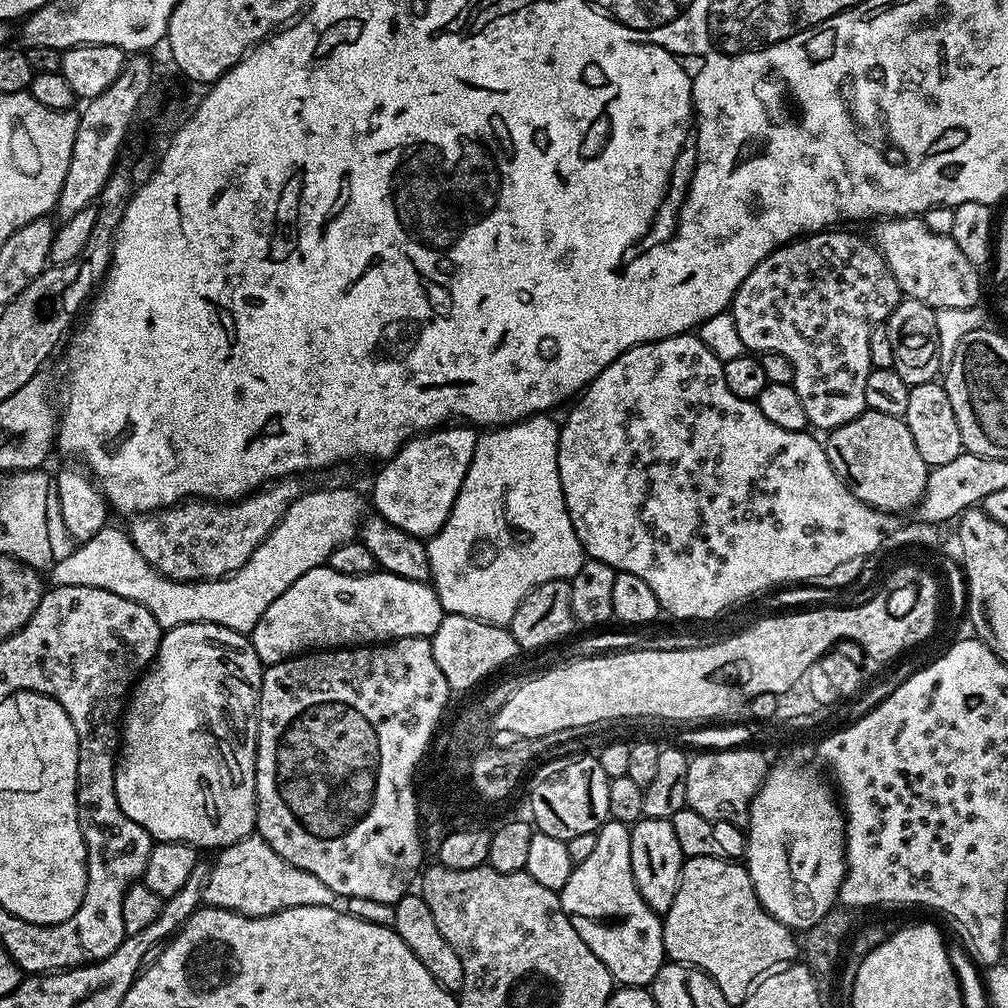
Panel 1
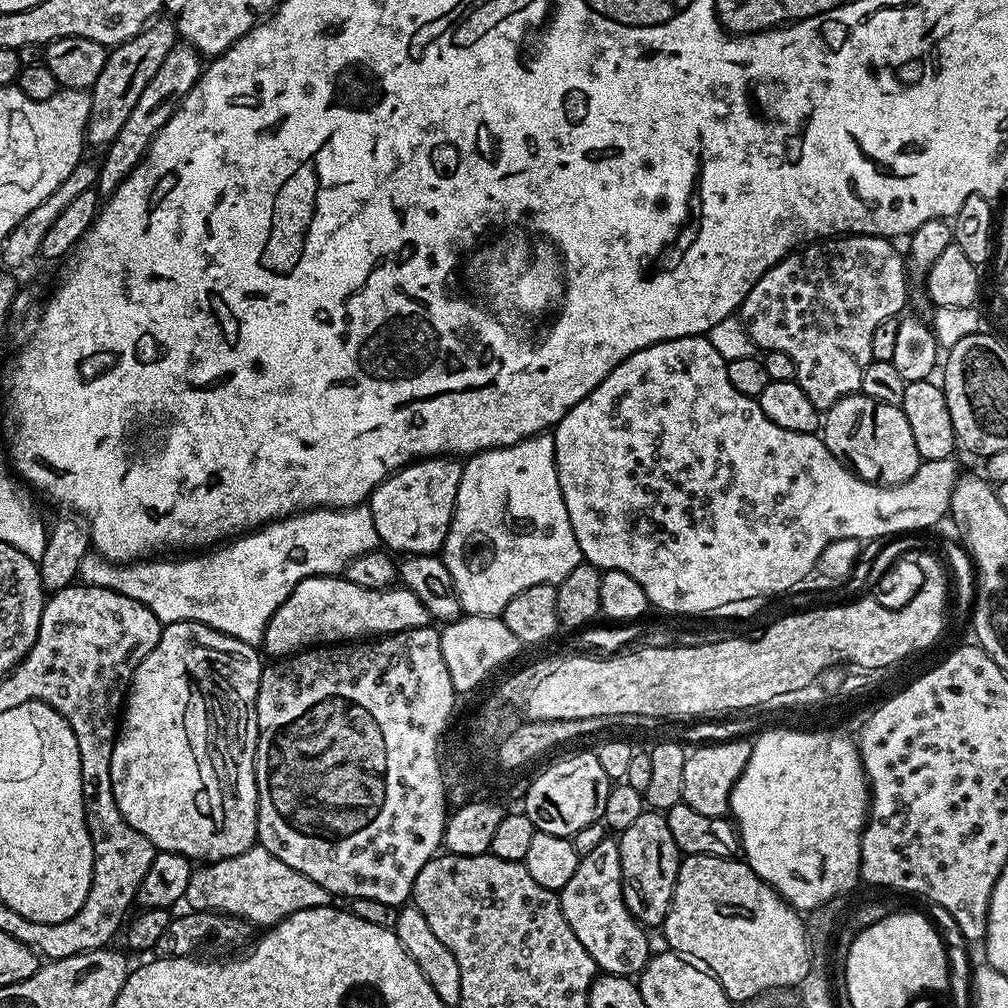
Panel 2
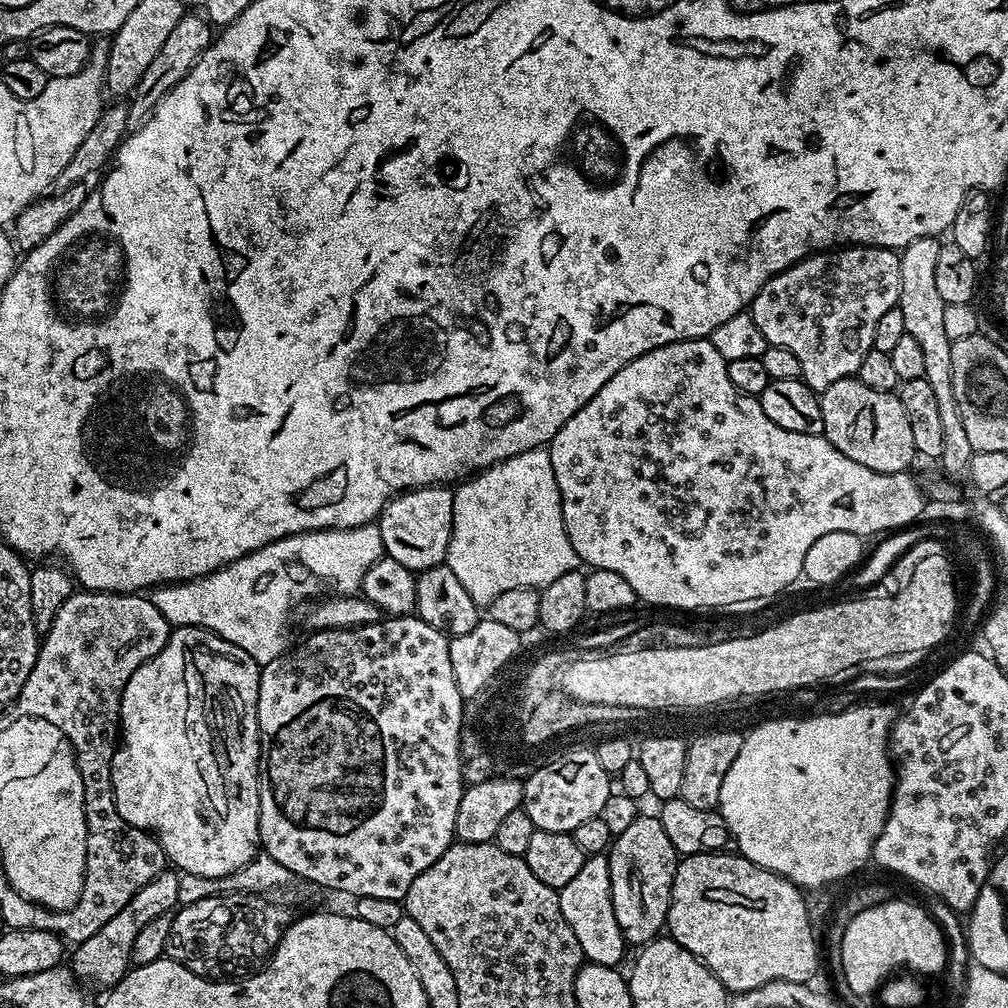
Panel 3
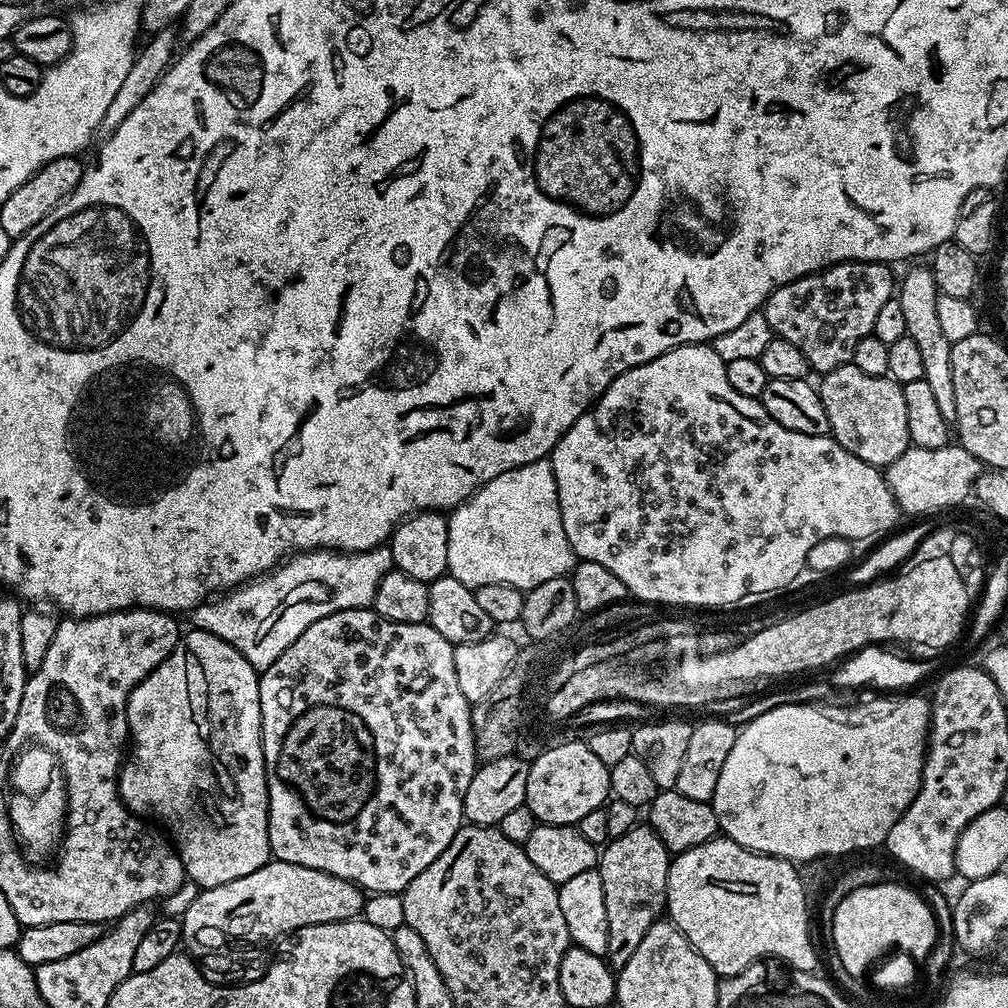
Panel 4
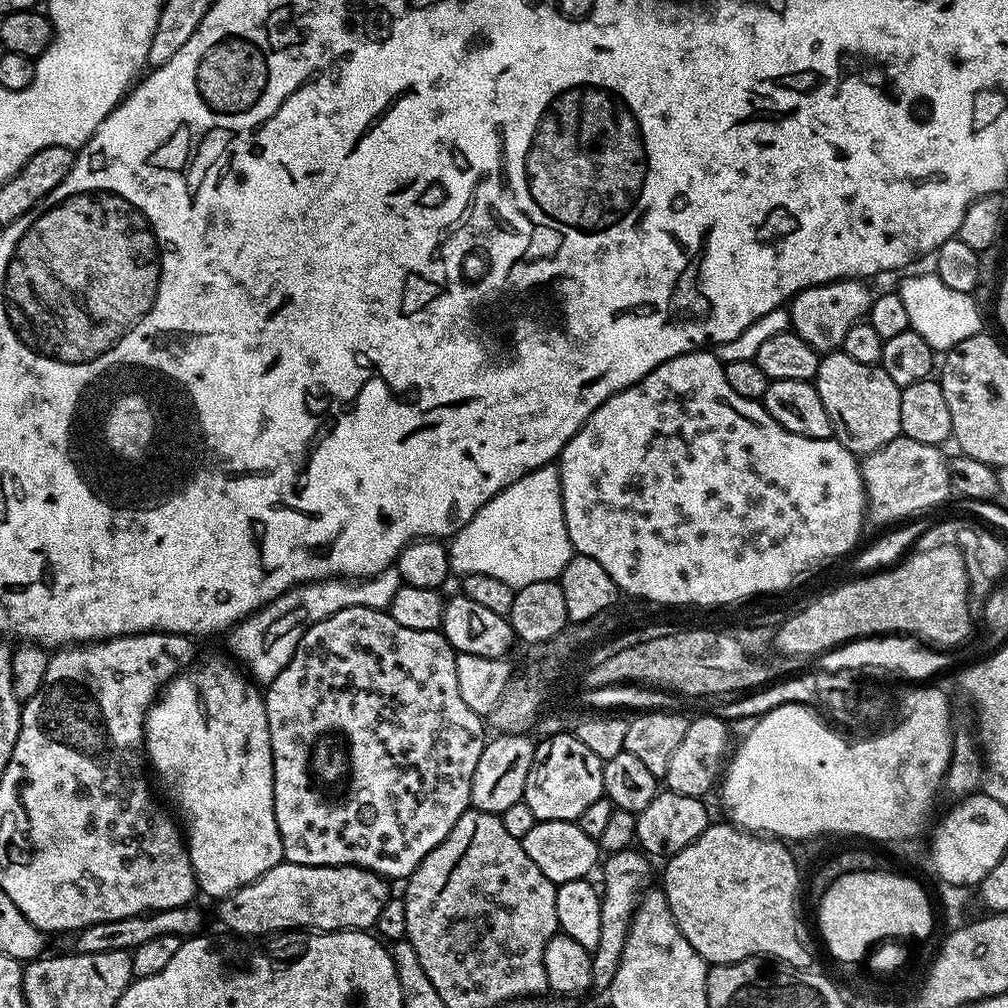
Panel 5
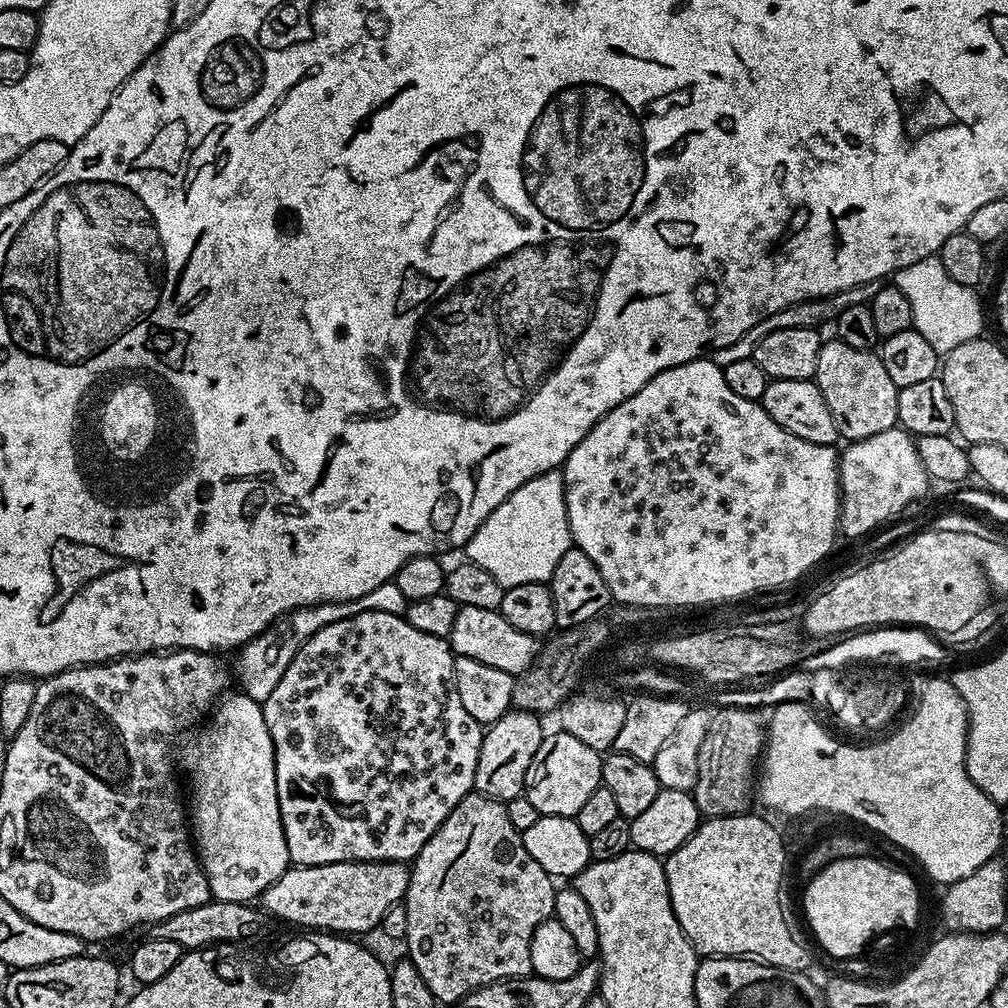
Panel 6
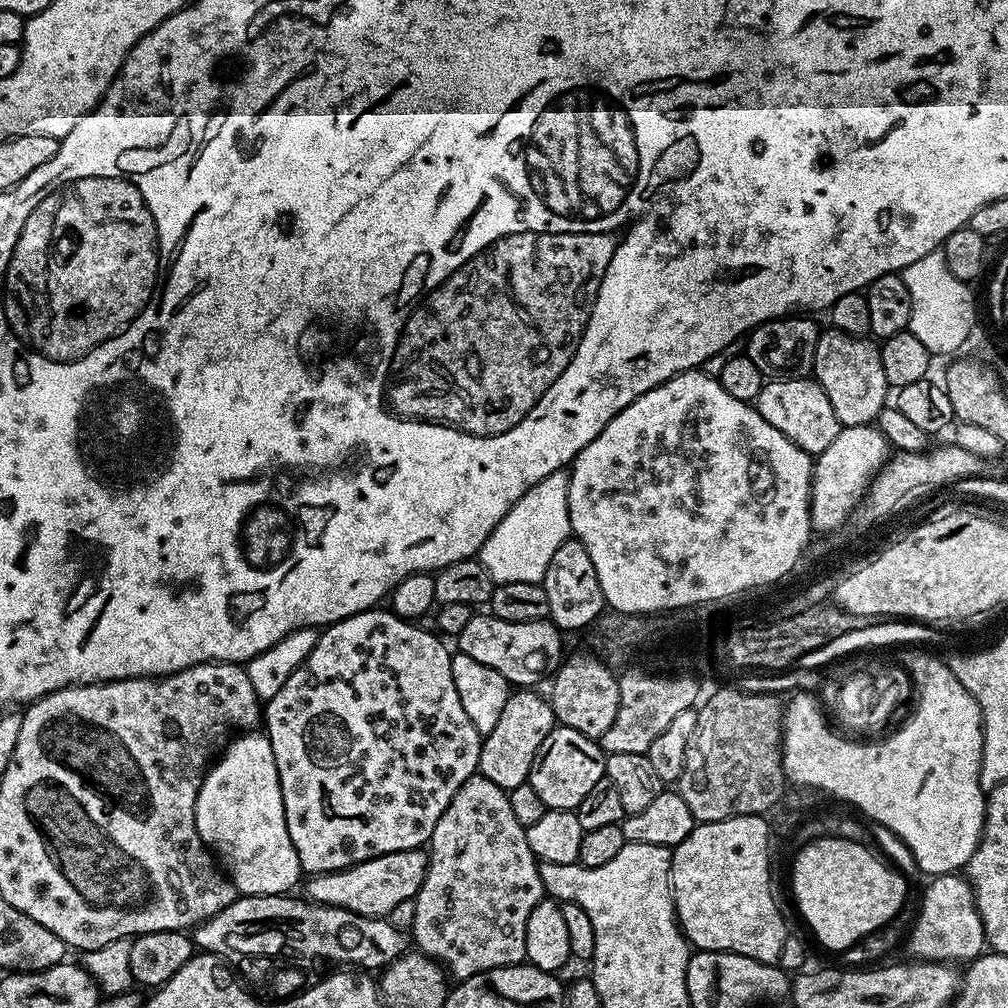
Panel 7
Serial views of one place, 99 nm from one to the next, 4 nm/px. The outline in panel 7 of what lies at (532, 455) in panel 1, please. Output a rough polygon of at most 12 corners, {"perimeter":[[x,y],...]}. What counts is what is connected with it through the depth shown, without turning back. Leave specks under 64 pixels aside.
{"perimeter":[[570,475],[542,478],[478,559],[496,584],[541,583],[572,536]]}

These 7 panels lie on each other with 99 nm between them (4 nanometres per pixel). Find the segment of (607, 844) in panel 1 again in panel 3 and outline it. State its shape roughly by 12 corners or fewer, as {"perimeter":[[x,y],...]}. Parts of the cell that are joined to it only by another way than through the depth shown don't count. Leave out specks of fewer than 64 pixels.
{"perimeter":[[607,855],[559,889],[583,959],[619,965],[626,941]]}

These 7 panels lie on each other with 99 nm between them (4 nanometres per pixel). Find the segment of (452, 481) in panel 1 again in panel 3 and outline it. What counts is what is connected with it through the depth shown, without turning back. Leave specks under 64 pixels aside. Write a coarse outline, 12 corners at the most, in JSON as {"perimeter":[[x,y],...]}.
{"perimeter":[[451,487],[410,488],[378,517],[386,555],[417,574],[445,563]]}

